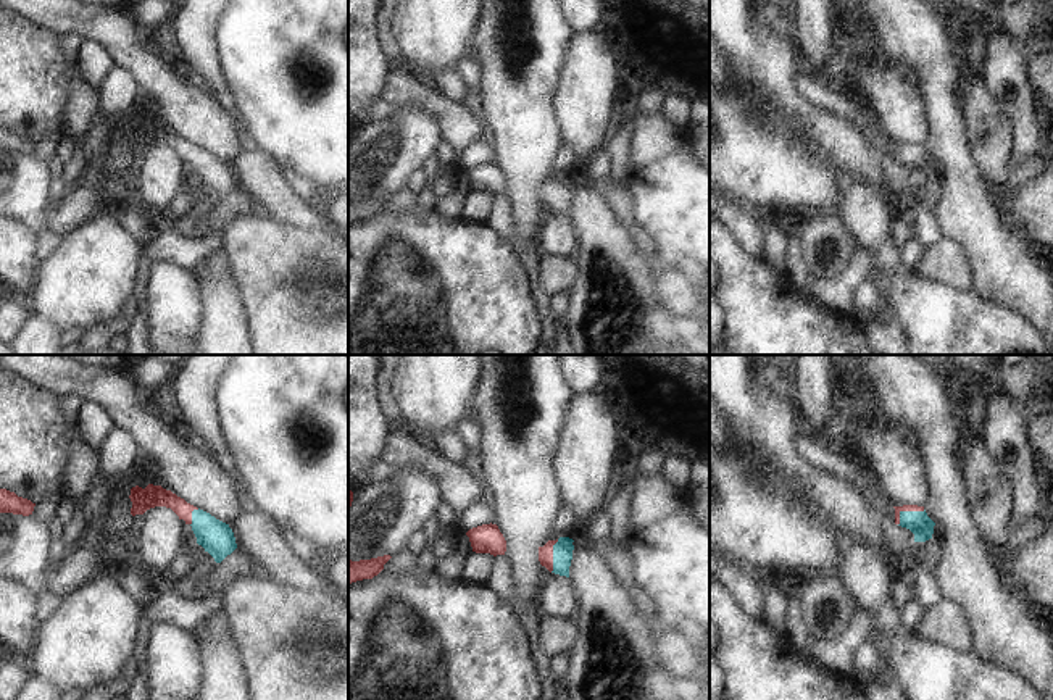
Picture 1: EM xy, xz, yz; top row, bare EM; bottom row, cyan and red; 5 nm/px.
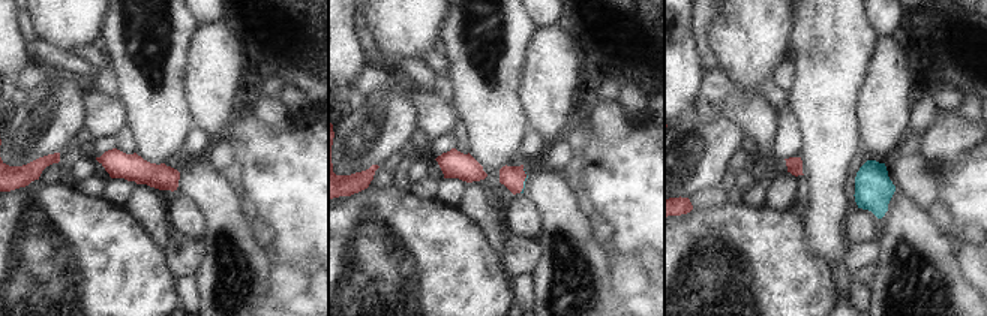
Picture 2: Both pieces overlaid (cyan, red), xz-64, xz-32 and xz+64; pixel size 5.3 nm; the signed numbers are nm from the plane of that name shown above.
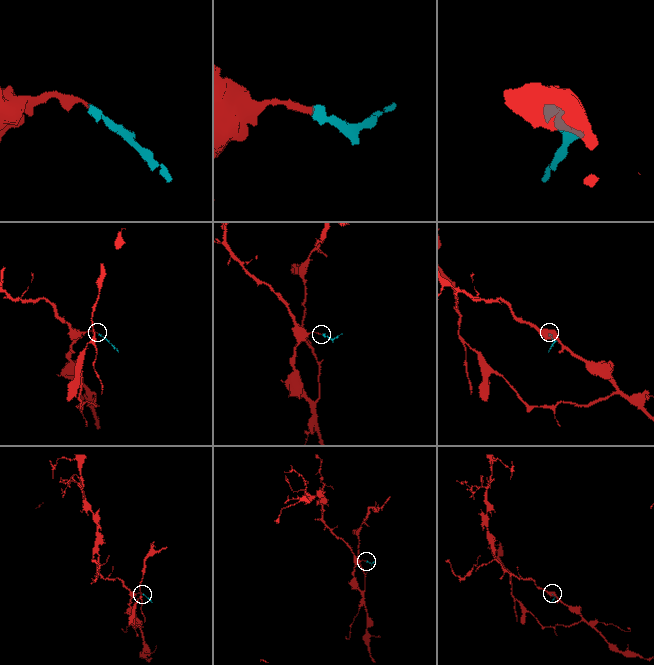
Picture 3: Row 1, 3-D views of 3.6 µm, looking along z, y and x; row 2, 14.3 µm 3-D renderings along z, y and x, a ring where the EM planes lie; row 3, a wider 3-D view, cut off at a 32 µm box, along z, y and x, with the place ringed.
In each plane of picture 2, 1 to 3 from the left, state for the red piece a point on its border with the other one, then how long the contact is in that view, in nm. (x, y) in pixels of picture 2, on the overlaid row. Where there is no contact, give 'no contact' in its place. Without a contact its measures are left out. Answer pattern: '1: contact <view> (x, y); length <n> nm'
1: no contact
2: contact xz-32 (524, 181); length 130 nm
3: no contact

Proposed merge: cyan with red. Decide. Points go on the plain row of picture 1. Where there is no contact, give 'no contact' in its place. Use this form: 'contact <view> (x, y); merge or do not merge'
contact yz (907, 150); merge

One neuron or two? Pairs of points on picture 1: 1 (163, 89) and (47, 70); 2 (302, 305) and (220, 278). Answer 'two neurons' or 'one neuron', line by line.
1: two neurons
2: two neurons

